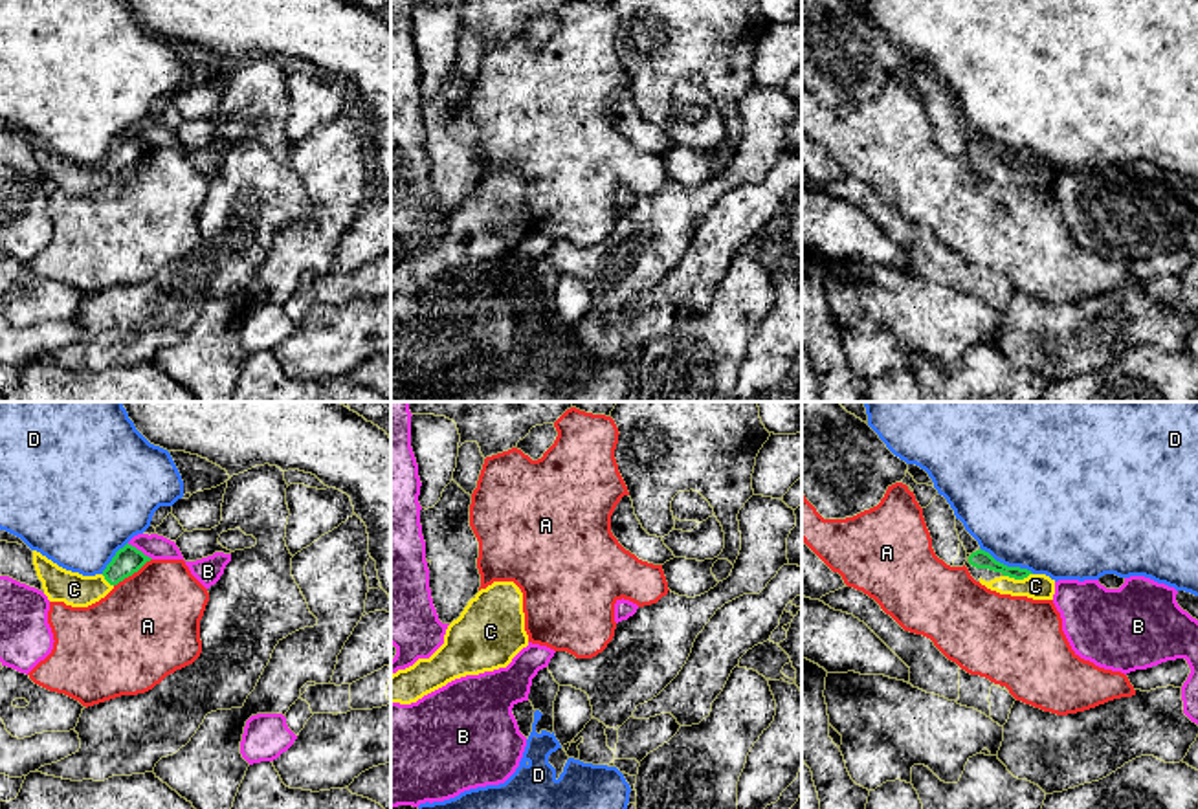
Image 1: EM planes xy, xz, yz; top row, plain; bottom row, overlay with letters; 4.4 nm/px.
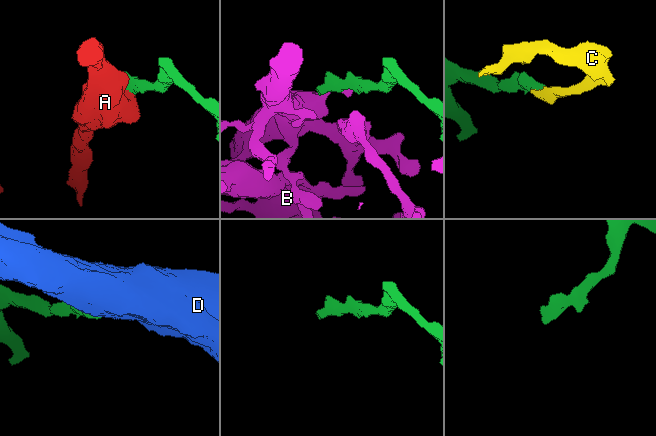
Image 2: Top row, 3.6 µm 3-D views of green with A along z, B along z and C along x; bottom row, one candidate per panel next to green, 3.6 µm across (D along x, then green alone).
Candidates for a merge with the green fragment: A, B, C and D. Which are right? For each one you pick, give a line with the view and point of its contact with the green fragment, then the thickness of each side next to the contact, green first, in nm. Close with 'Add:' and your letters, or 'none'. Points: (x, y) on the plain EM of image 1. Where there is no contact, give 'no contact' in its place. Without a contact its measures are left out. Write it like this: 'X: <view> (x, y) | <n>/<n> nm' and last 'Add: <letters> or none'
C: yz (1017, 167) | 80/110 nm
Add: C

